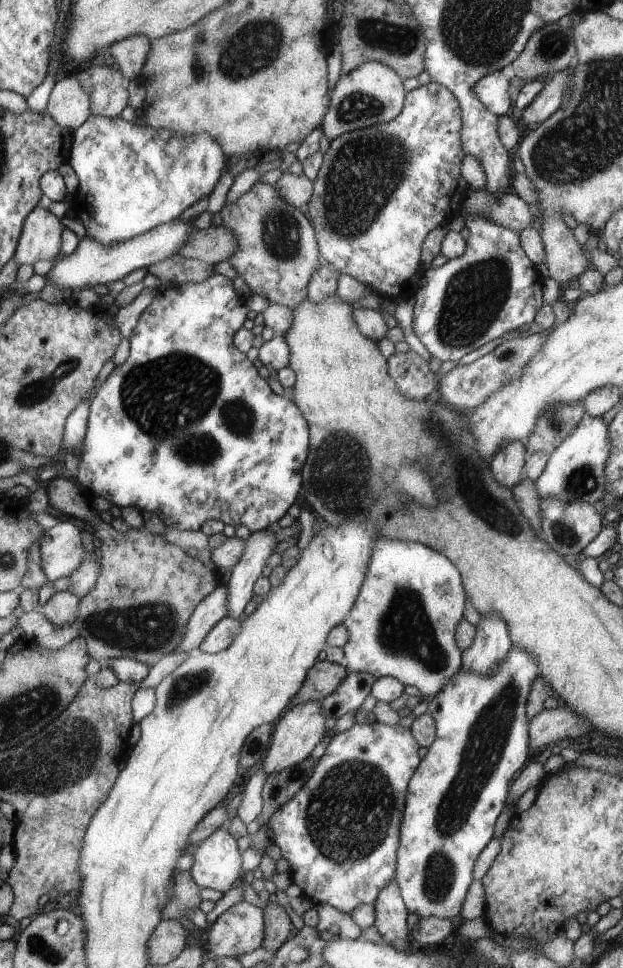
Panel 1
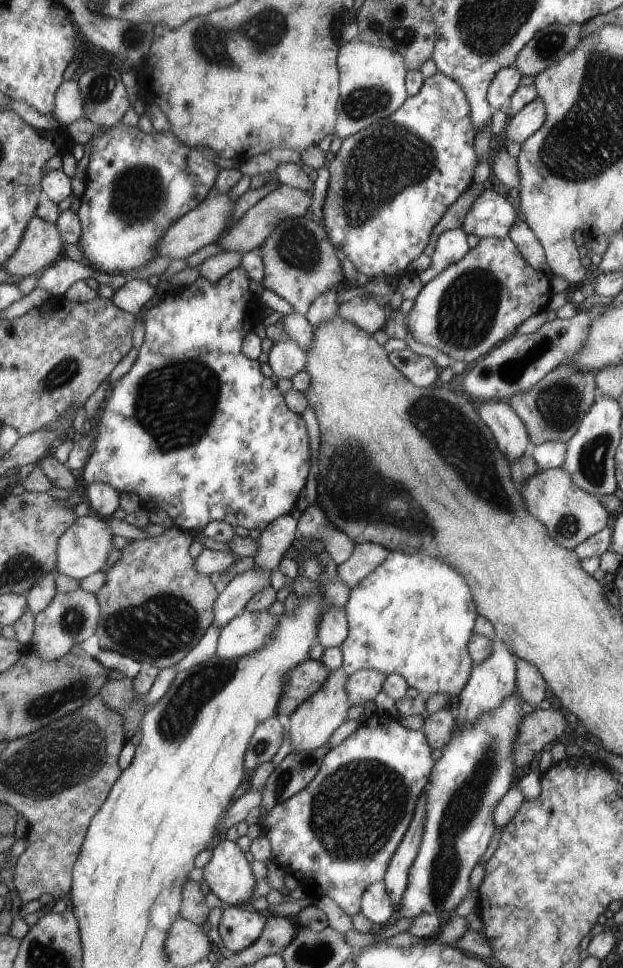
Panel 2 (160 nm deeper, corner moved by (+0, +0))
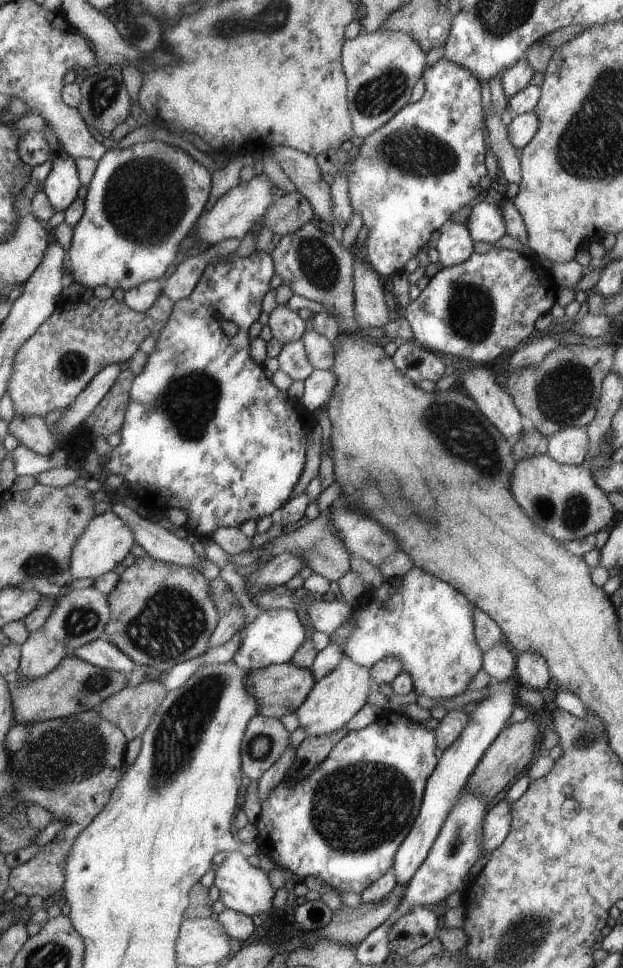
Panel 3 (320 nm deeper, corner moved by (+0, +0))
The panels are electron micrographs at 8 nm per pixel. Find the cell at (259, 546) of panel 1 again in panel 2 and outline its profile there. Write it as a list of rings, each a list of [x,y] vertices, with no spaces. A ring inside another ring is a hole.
[[[290,513],[279,516],[260,534],[254,567],[278,569],[287,548],[295,541],[299,520]]]

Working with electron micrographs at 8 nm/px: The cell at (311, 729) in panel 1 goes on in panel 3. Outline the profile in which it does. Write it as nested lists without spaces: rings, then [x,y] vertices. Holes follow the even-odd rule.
[[[343,655],[338,666],[316,682],[313,690],[309,692],[308,698],[298,707],[296,714],[300,726],[304,727],[307,736],[317,737],[327,735],[344,726],[368,700],[370,696],[370,678],[372,668],[355,663],[350,657]]]

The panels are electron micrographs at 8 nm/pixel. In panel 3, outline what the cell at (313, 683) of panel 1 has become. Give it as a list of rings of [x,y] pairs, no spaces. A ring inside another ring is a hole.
[[[292,662],[253,670],[245,680],[247,692],[260,703],[259,714],[275,719],[280,719],[289,712],[296,712],[316,686],[316,682],[316,677],[310,669],[299,668]]]

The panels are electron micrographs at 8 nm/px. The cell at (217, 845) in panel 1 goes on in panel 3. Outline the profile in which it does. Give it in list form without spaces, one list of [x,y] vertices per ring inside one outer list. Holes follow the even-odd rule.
[[[234,851],[229,853],[224,862],[219,865],[216,872],[214,885],[220,892],[220,900],[225,904],[226,909],[248,916],[260,916],[265,919],[272,912],[272,898],[274,898],[274,886],[270,886],[270,878],[260,870],[260,867],[248,864],[246,855]]]

